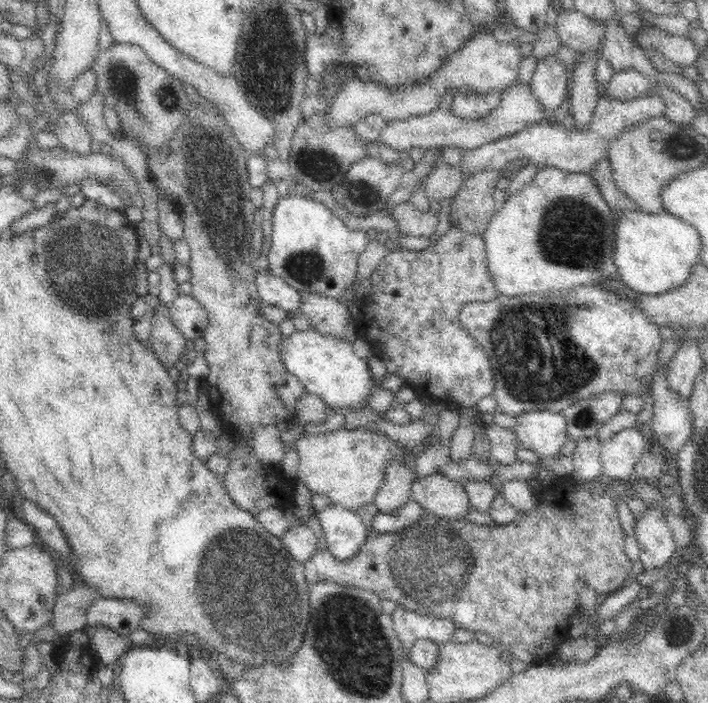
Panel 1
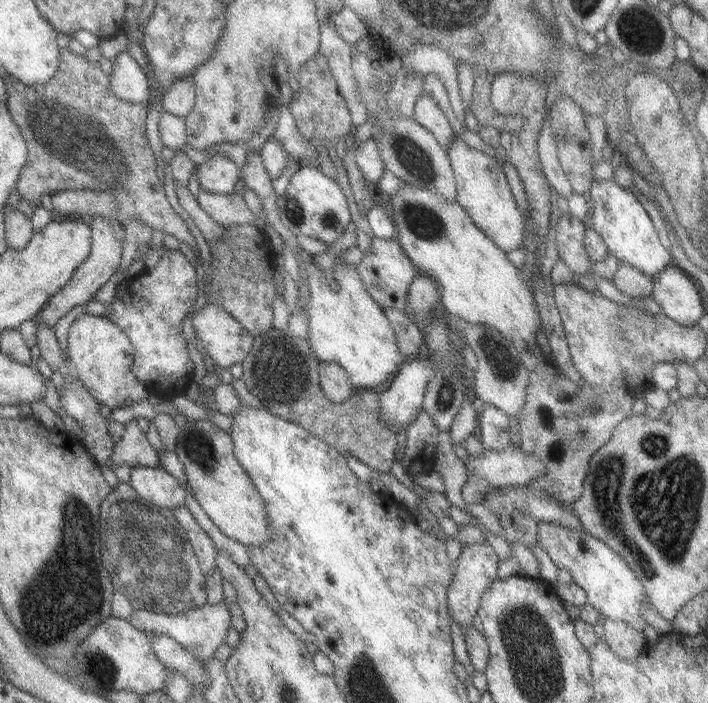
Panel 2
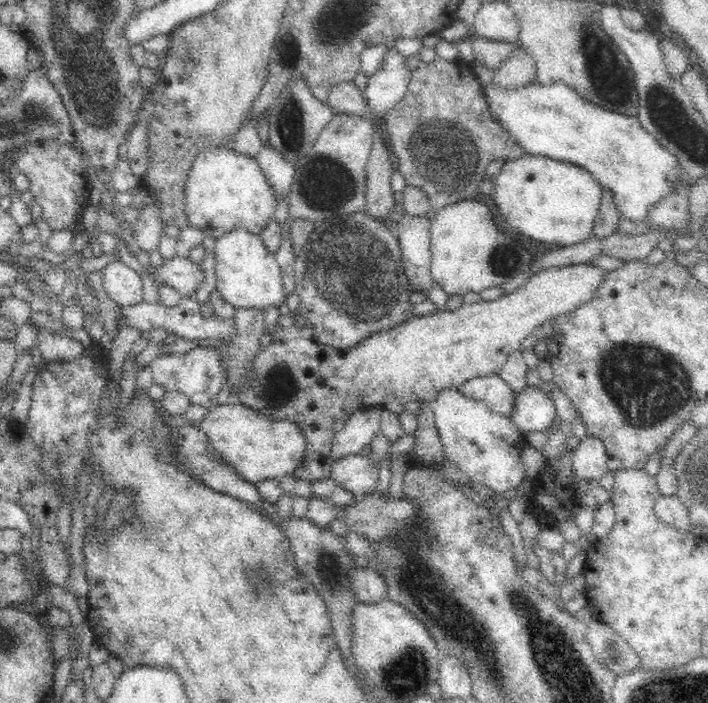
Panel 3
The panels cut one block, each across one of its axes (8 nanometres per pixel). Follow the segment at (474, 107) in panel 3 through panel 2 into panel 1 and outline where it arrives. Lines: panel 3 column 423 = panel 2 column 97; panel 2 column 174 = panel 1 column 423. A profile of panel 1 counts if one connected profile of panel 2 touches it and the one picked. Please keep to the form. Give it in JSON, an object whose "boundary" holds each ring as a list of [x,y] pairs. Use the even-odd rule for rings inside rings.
{"boundary":[[[402,202],[392,210],[392,218],[400,230],[402,236],[416,236],[416,238],[430,238],[438,228],[438,218],[428,212],[420,212],[414,208],[414,204]]]}

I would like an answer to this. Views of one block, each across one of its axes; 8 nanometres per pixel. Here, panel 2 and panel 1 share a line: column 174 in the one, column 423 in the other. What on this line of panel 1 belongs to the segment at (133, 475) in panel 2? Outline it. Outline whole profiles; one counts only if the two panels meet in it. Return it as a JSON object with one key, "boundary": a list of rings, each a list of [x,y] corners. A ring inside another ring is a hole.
{"boundary":[[[440,472],[414,480],[412,484],[412,500],[422,506],[430,516],[446,518],[446,520],[466,520],[468,510],[472,508],[468,502],[468,494],[460,484],[450,482]]]}

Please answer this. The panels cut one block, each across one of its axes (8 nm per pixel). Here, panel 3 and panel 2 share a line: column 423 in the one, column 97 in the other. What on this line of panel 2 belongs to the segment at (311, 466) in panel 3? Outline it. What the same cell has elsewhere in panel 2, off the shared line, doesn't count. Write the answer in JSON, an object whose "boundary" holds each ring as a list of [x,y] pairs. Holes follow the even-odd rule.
{"boundary":[[[89,314],[79,316],[67,334],[67,358],[75,378],[87,388],[87,394],[95,400],[95,404],[113,410],[123,408],[125,400],[131,400],[131,404],[147,400],[145,384],[139,384],[131,374],[133,348],[127,336],[111,320]]]}

